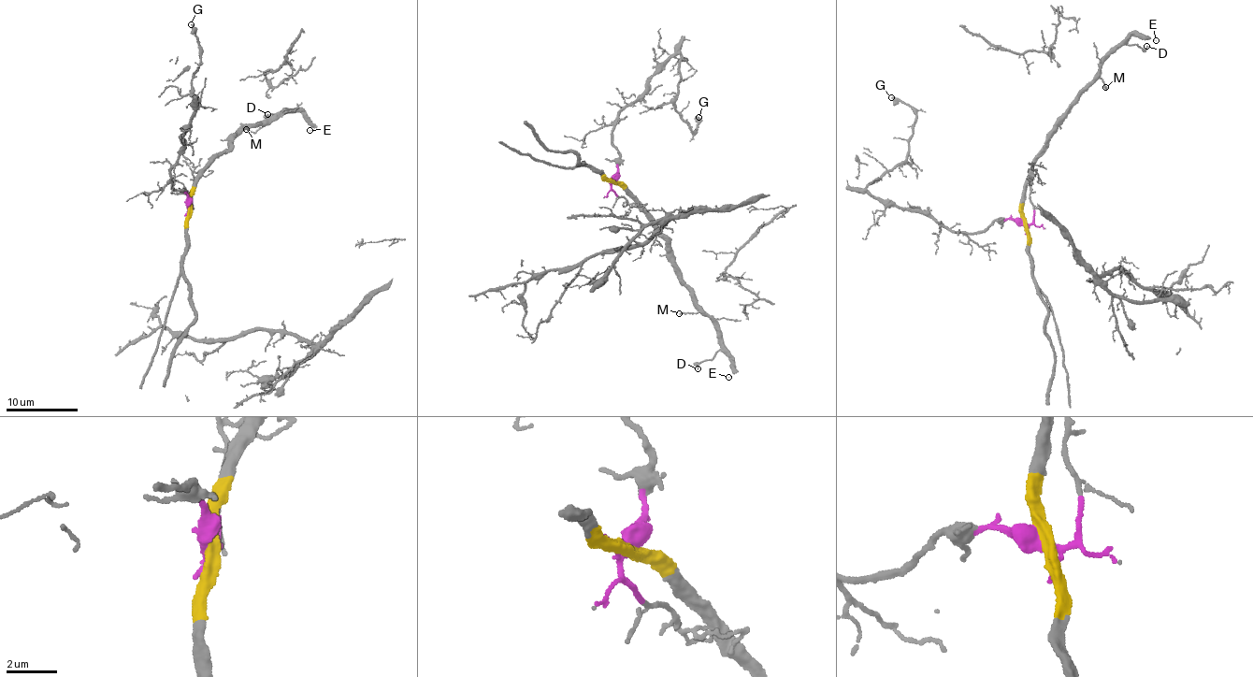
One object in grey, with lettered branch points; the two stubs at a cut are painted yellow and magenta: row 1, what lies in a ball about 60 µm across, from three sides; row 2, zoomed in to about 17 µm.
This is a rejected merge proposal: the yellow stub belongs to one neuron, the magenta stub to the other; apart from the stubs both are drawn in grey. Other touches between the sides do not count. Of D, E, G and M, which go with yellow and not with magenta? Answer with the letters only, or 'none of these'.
D, E, M

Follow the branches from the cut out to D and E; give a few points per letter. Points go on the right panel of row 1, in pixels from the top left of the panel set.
D: (1024, 224), (1026, 181), (1050, 134), (1082, 92), (1093, 84), (1104, 62), (1123, 44), (1147, 45)
E: (1024, 224), (1026, 181), (1050, 134), (1119, 46), (1141, 35), (1156, 40)

